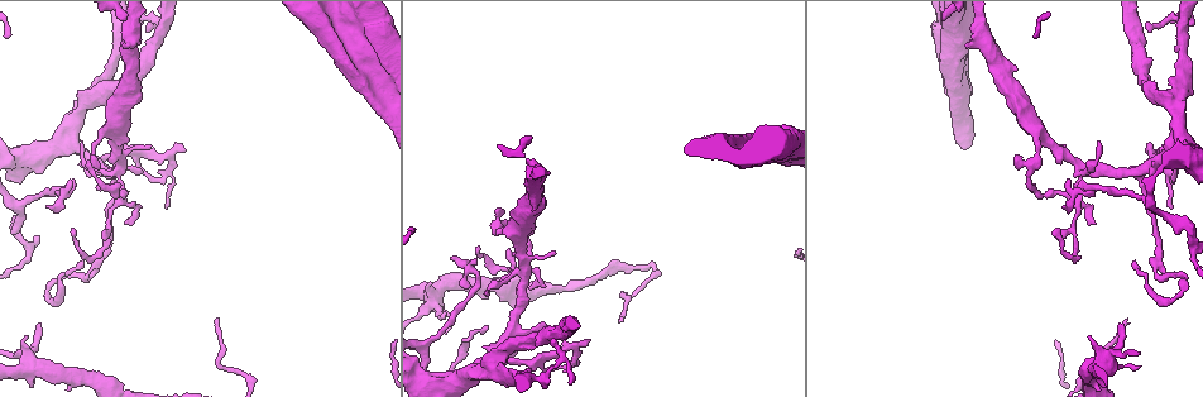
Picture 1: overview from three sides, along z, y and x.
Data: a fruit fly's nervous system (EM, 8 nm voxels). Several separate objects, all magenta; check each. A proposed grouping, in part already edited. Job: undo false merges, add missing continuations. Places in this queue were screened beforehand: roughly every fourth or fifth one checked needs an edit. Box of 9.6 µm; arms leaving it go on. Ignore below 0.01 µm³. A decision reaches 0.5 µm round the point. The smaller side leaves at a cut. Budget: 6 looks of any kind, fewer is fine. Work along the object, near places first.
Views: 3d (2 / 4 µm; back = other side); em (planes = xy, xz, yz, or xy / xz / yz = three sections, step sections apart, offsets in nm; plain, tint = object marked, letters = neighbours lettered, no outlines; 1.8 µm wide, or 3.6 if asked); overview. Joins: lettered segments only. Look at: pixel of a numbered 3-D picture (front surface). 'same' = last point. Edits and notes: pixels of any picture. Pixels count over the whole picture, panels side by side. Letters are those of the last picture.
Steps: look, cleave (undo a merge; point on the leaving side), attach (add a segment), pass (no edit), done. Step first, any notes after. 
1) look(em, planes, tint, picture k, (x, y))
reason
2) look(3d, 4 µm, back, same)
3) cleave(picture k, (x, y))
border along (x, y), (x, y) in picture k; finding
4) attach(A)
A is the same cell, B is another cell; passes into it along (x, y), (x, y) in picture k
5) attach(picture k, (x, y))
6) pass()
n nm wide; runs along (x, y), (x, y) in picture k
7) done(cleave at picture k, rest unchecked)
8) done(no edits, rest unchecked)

look(em, planes, letters, picture 1, (485, 293))
thin end

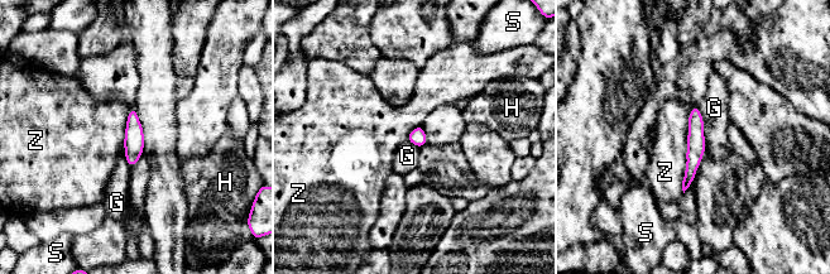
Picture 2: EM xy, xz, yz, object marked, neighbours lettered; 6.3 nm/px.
pass()
110 nm wide; G, H, S and Z are other cells; runs along (695, 110), (695, 153), (685, 184) in picture 2; no lettered segment goes on from it

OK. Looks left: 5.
look(3d, 4 µm, picture 1, (1089, 337))
stops while still wide

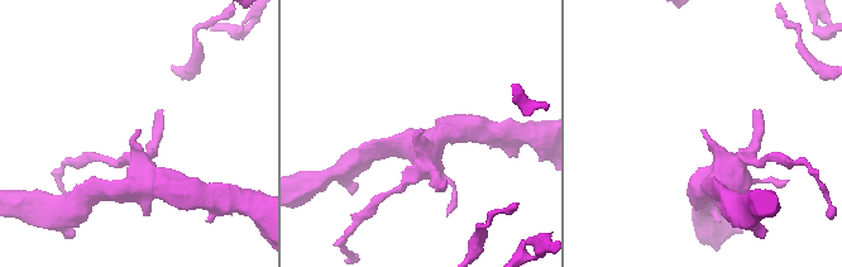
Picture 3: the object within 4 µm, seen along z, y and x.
look(em, xy, step 4, letters, picture 3, (141, 130))

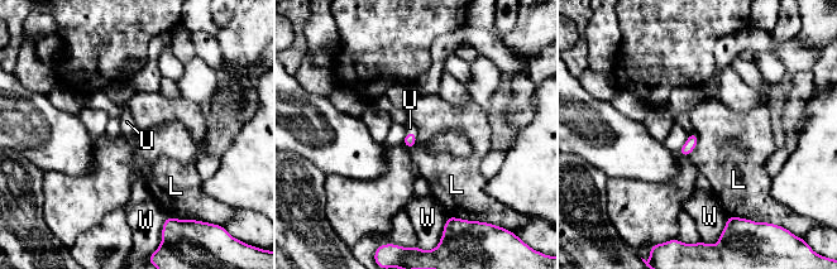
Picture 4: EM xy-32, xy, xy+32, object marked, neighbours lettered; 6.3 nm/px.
attach(U)
U is the same cell, L and W are other cells; passes into it along (410, 139), (411, 133), (410, 128) in picture 4; the neuron continues

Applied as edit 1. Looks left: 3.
look(em, planes, tint, picture 1, (489, 372))
two arms in line, one across

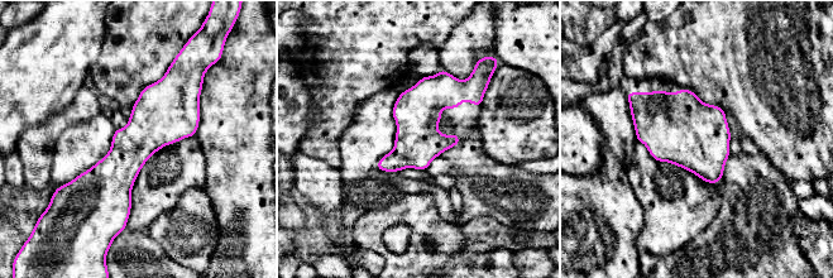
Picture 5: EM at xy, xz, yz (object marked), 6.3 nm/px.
look(em, planes, letters, same)
see the neighbours

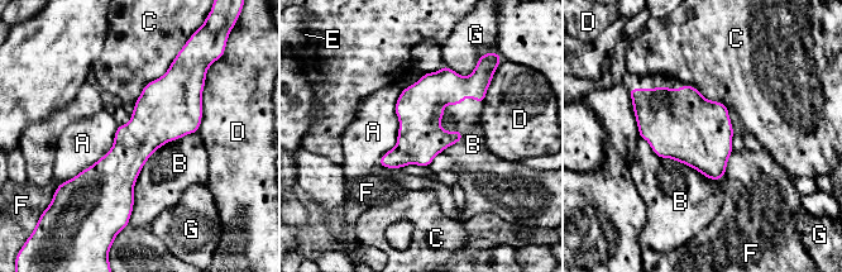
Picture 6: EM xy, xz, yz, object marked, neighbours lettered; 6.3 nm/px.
pass()
300 nm wide; A, B, C, D, E, F and G are other cells; border along (196, 132), (148, 158), (128, 223) in picture 6; all the same neuron

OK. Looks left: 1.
done(attach at picture 4, rest unchecked)

